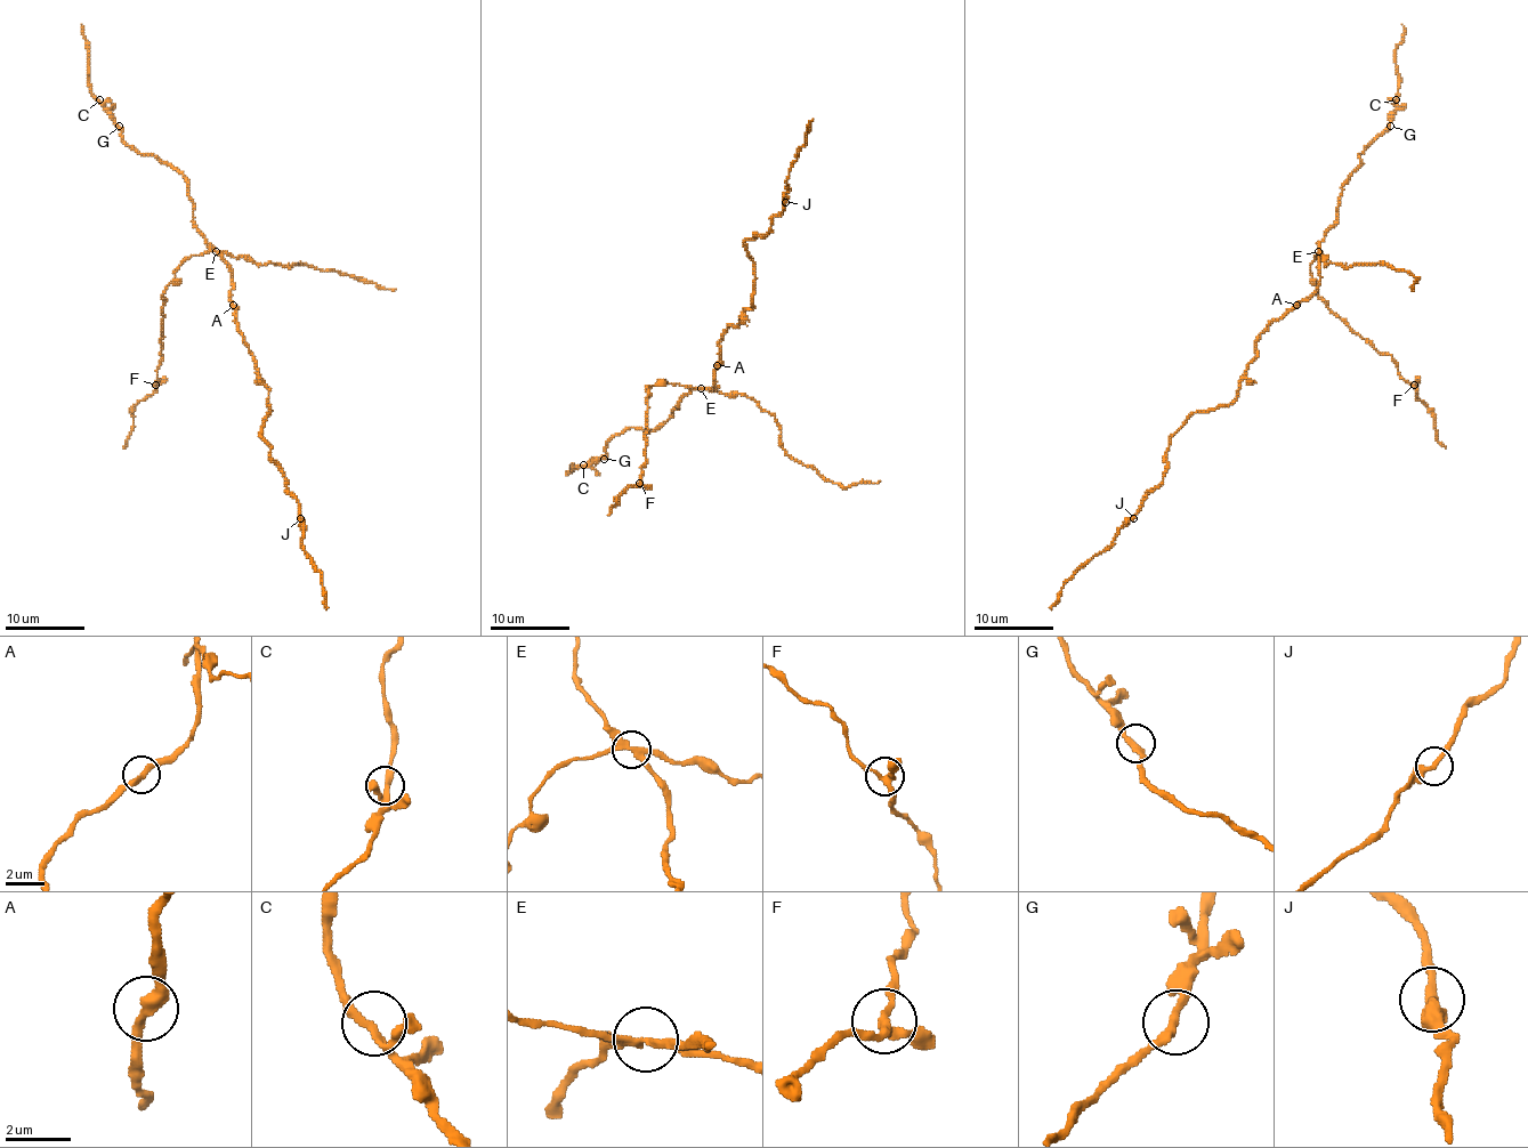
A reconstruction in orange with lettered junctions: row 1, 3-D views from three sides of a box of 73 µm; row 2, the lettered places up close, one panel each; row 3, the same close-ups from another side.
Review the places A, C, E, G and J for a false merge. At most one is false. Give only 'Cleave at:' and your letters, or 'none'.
Cleave at: E

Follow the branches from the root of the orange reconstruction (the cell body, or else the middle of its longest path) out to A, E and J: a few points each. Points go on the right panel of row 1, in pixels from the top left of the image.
A: (1272, 323), (1296, 305)
E: (1272, 323), (1283, 318), (1316, 289), (1320, 279), (1318, 251)
J: (1272, 323), (1256, 342), (1256, 355), (1238, 396), (1228, 404), (1197, 410), (1171, 438), (1166, 473), (1133, 518)

